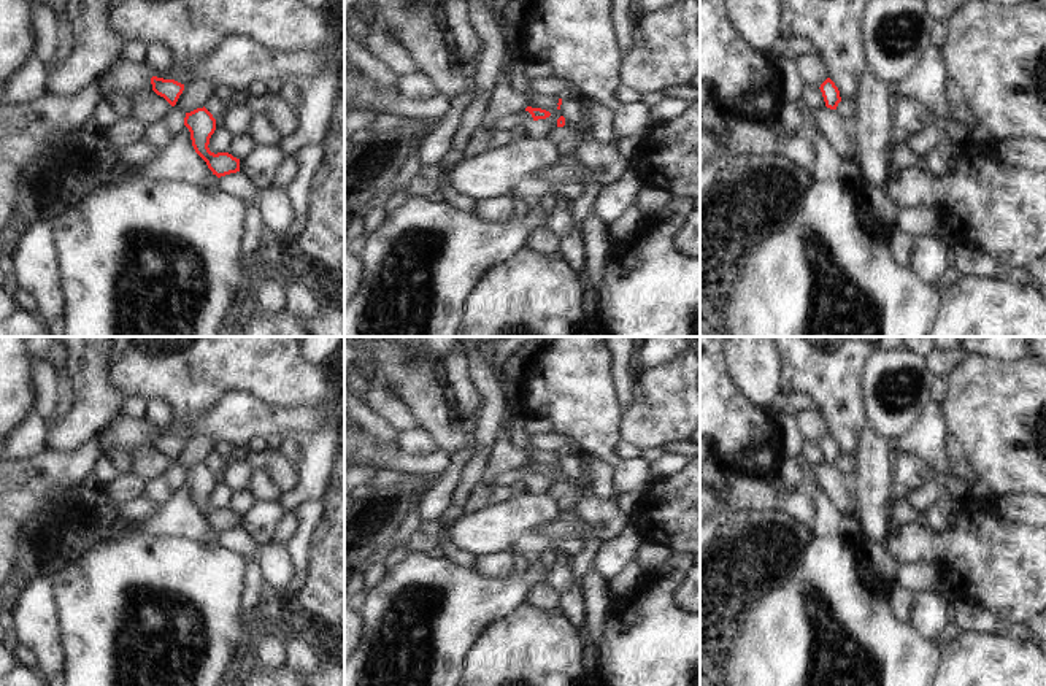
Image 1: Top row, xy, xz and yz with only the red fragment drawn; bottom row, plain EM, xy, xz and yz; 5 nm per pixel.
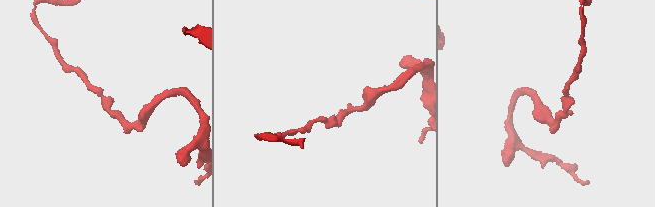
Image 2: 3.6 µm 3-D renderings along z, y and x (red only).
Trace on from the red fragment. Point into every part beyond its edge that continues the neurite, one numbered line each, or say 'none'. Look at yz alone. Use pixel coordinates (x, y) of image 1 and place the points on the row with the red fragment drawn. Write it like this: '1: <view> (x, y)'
none

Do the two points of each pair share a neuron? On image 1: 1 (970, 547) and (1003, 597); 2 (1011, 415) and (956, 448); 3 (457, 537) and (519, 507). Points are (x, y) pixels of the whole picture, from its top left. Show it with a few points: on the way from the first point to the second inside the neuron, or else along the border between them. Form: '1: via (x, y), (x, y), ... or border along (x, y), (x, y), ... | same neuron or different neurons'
1: via (983, 559), (1003, 585) | same neuron
2: border along (949, 432), (962, 447), (978, 478) | different neurons
3: via (473, 532), (486, 532), (503, 523) | same neuron

